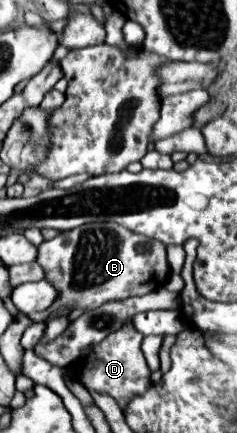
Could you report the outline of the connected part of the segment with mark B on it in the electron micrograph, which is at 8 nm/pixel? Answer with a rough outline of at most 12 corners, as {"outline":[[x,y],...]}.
{"outline":[[88,223],[38,247],[62,305],[146,295],[166,247],[118,223]]}

